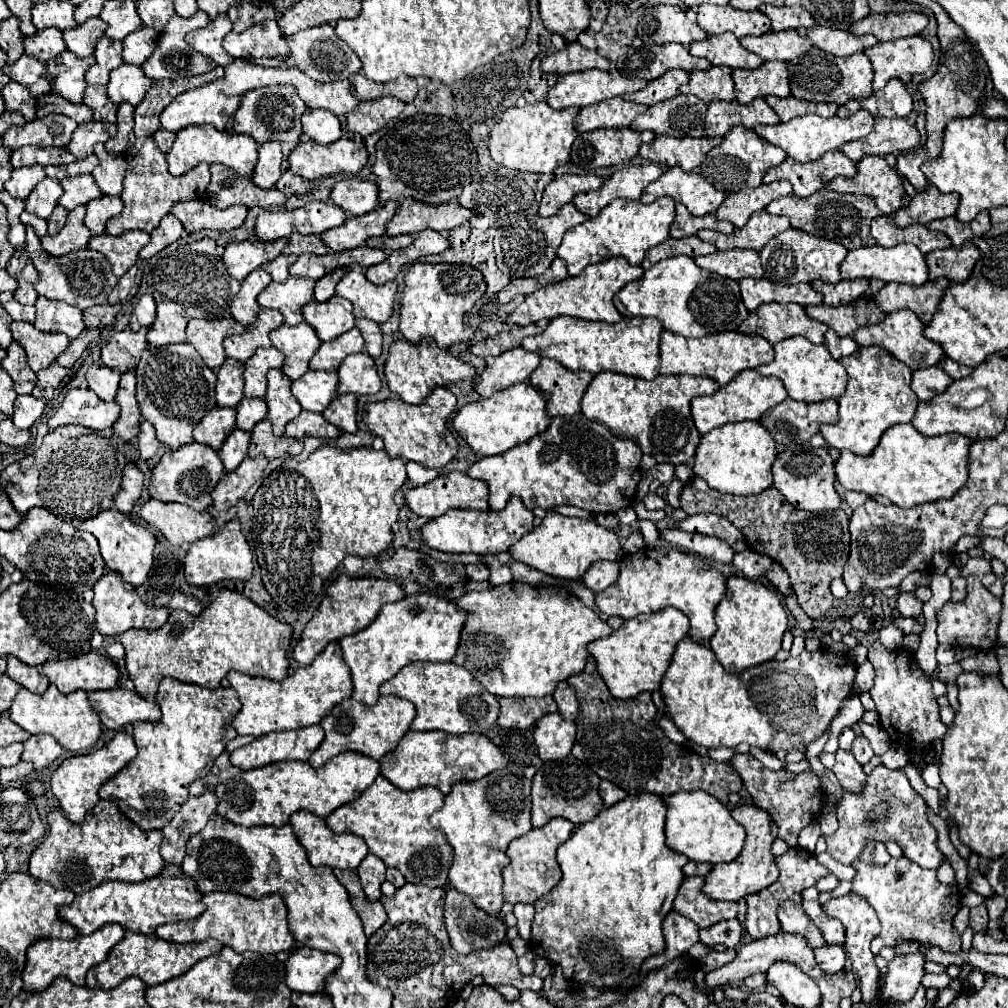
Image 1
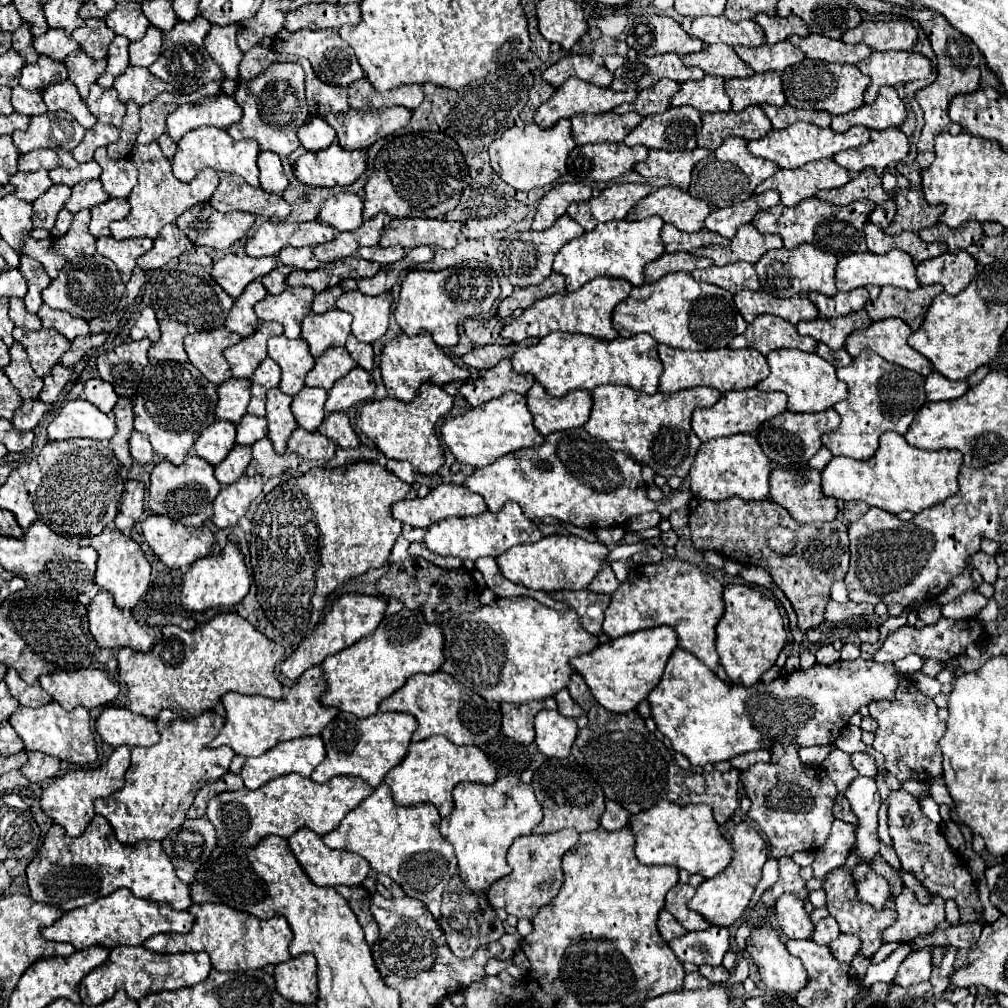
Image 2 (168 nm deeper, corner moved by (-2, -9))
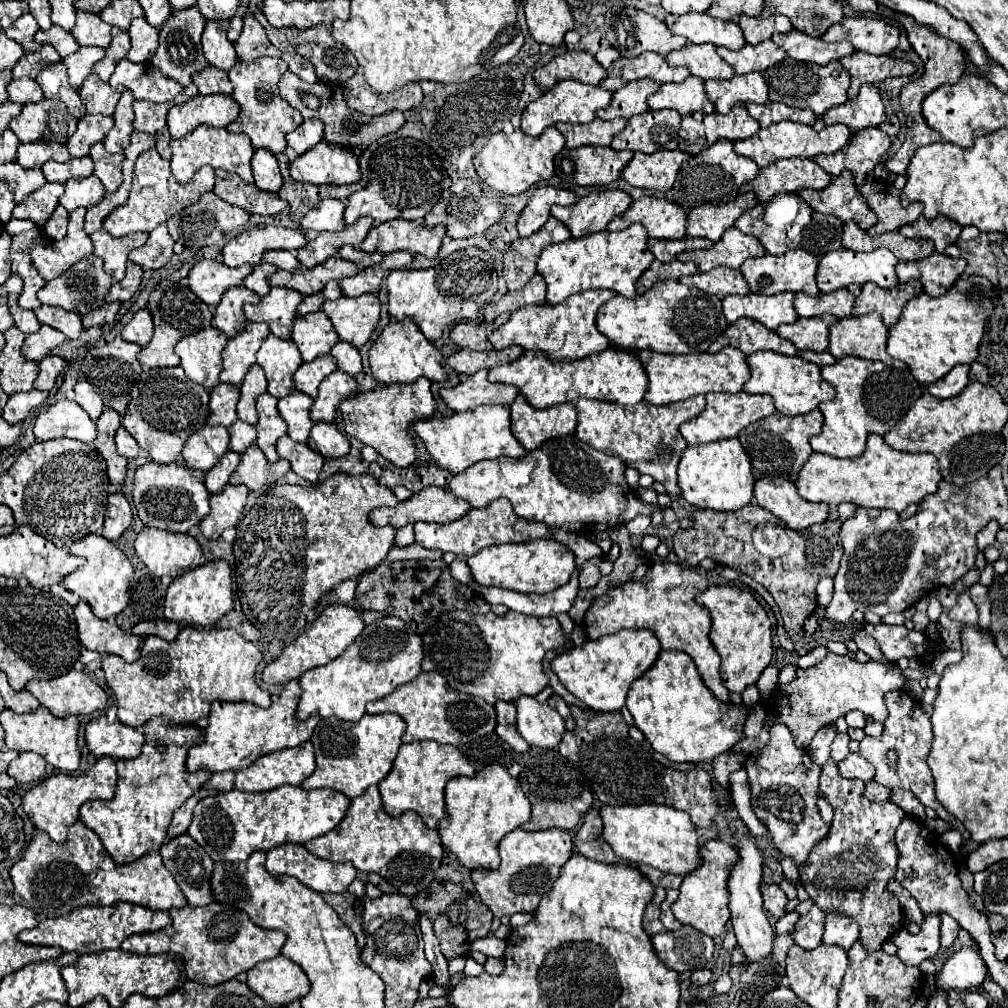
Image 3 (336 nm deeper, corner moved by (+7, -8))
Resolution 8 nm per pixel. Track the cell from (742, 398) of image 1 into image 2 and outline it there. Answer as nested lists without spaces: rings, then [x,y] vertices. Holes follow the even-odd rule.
[[[757,388],[725,392],[717,400],[717,404],[713,404],[709,408],[699,408],[693,412],[693,432],[699,436],[701,442],[739,434],[739,432],[755,434],[765,420],[769,420],[785,410],[787,410],[787,396],[783,396],[781,392],[759,392]]]

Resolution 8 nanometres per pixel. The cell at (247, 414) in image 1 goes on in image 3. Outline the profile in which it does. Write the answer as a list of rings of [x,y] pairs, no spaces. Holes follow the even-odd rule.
[[[236,421],[232,427],[228,427],[228,431],[230,431],[228,449],[234,453],[244,453],[256,441],[256,427],[246,425],[244,421]]]

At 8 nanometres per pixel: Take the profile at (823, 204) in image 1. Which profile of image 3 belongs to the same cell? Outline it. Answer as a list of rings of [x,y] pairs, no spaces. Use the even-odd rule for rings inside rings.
[[[778,193],[768,203],[746,211],[738,223],[734,223],[734,227],[742,233],[754,235],[770,255],[782,255],[790,249],[804,249],[818,259],[828,251],[842,247],[842,225],[844,223],[834,215],[820,215],[810,211],[810,205],[806,205],[806,201],[796,193]]]

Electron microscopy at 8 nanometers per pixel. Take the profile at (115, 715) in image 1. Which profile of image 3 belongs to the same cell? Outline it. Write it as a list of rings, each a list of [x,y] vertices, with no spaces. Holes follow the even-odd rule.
[[[106,717],[92,719],[86,725],[86,745],[94,757],[110,755],[114,759],[132,759],[140,755],[144,735],[122,723],[108,723]]]

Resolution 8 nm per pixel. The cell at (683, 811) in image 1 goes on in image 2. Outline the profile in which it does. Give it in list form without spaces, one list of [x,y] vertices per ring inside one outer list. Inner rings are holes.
[[[667,800],[651,806],[645,812],[639,812],[631,818],[631,828],[635,834],[635,854],[641,864],[665,864],[687,870],[689,874],[701,874],[713,878],[727,868],[733,856],[731,842],[715,824],[711,806],[707,804],[671,804]]]

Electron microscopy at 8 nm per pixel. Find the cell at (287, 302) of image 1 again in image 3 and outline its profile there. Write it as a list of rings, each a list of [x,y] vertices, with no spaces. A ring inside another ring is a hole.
[[[272,287],[258,305],[246,305],[244,315],[248,321],[268,323],[270,331],[280,339],[290,339],[296,319],[296,307],[304,299],[302,293],[286,287]]]

